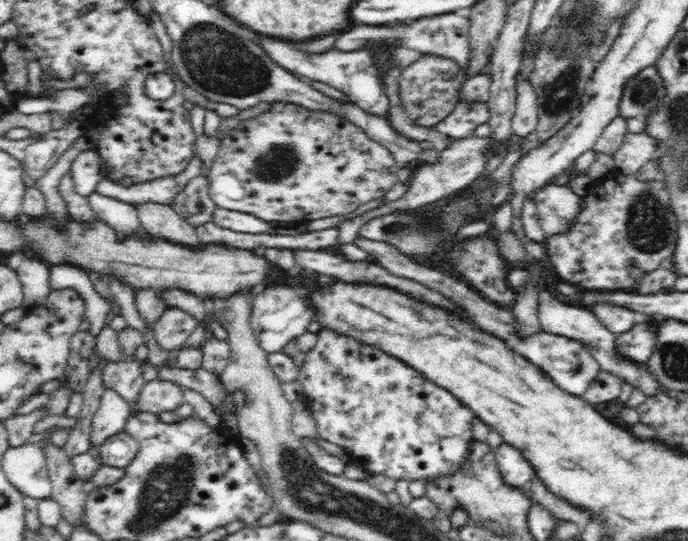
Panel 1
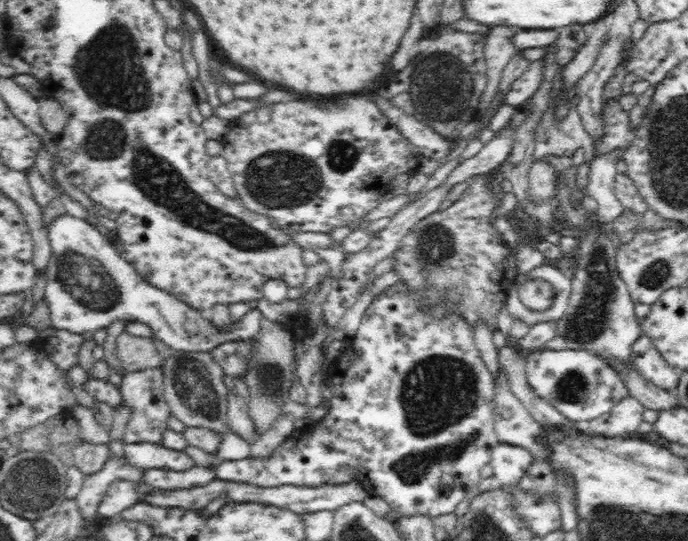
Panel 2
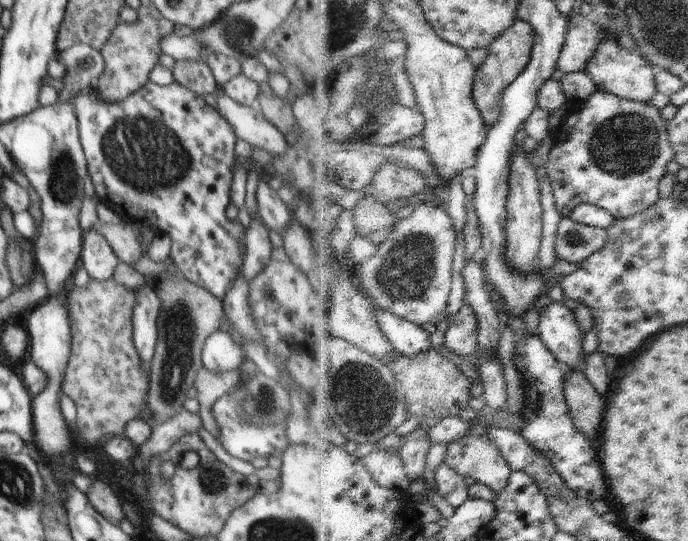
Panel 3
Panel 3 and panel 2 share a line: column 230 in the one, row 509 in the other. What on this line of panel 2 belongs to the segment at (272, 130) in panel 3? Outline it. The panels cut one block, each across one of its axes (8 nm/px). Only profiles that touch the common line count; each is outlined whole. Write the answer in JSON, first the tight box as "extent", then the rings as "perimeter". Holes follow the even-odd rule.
{"extent":[98,480,141,520],"perimeter":[[[116,480],[110,484],[102,502],[98,504],[98,512],[104,520],[112,520],[118,517],[122,510],[134,506],[139,501],[141,501],[140,493],[136,491],[134,483]]]}

